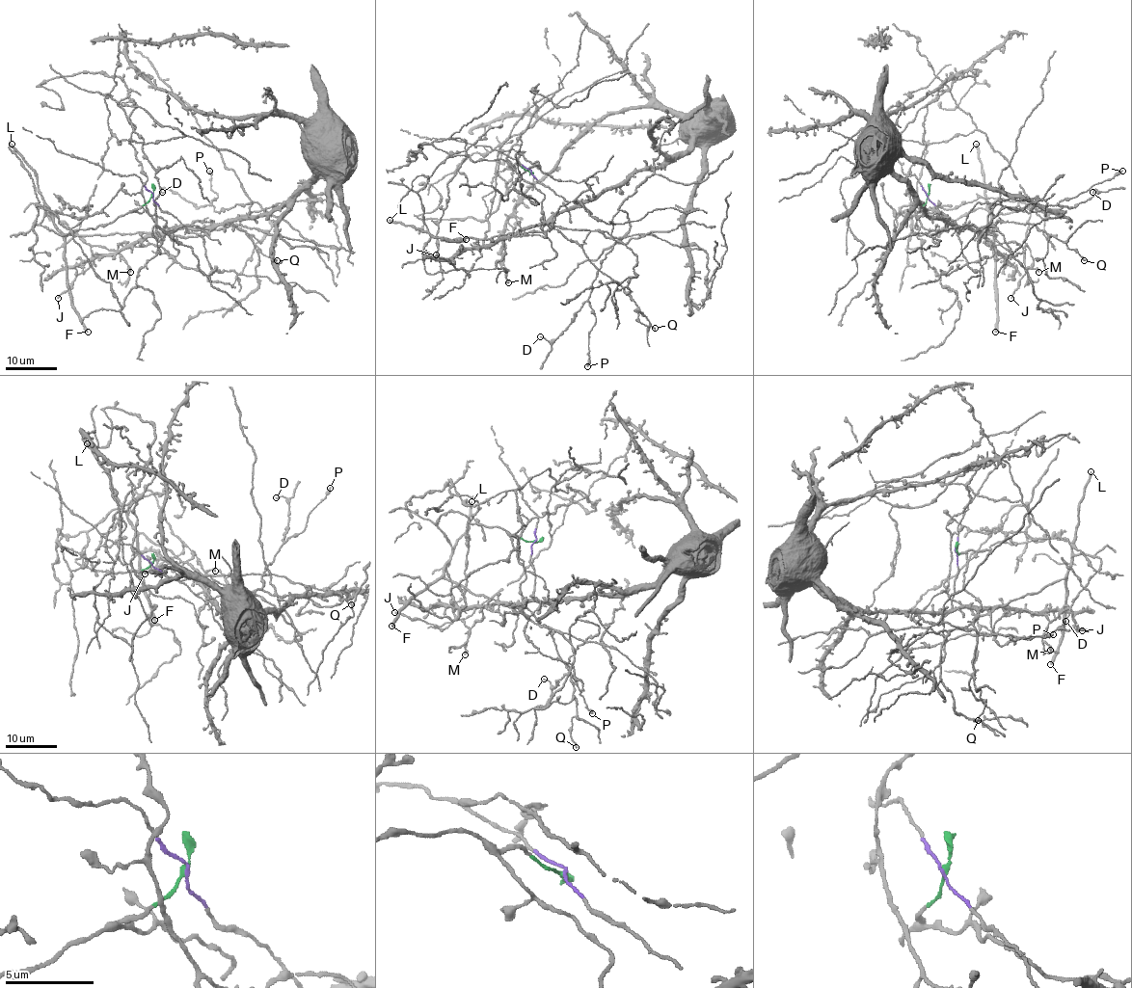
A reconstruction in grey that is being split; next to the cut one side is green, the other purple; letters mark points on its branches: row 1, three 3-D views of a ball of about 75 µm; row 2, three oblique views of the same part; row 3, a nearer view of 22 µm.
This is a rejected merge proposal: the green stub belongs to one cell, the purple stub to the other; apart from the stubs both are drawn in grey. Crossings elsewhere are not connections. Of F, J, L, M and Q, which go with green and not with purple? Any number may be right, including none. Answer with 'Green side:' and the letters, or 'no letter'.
Green side: F, J, L, M, Q

